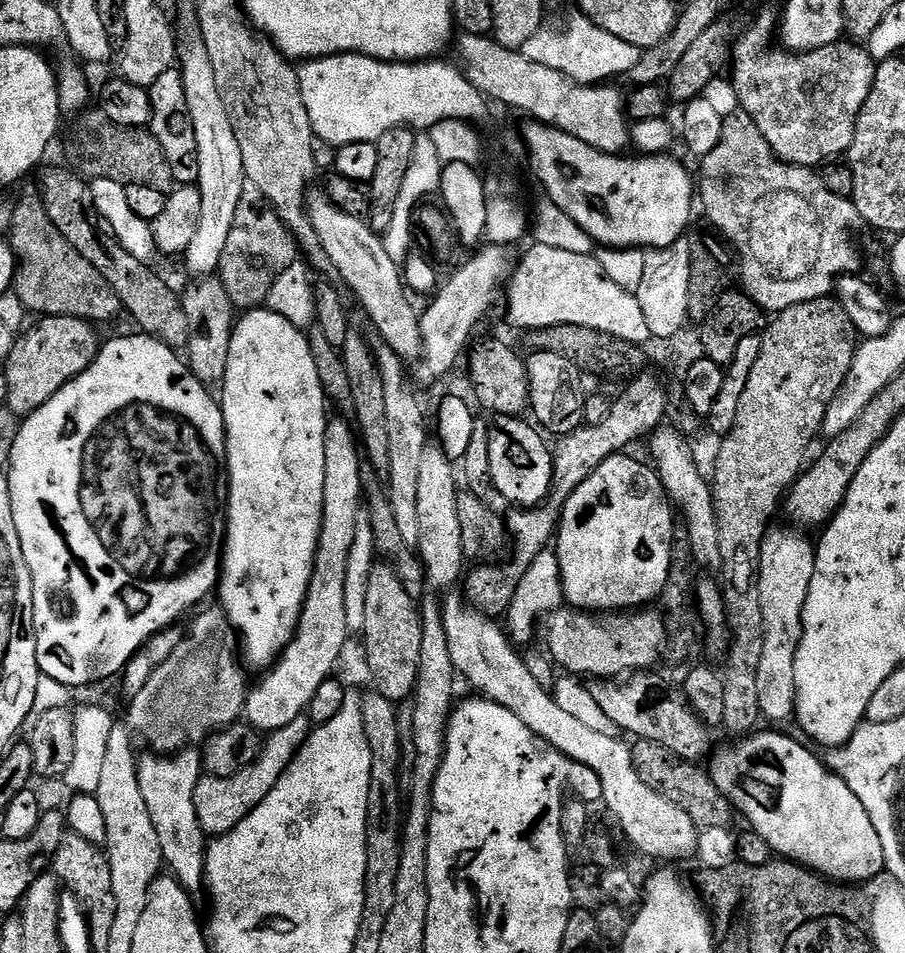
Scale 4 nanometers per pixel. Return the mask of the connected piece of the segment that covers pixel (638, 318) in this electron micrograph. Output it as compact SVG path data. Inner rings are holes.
M538 243L531 247L521 260L519 257L507 285L508 320L514 327L531 330L546 326L590 326L590 330L602 330L602 334L641 346L653 339L636 295L622 290L618 282L610 282L595 255L570 254Z

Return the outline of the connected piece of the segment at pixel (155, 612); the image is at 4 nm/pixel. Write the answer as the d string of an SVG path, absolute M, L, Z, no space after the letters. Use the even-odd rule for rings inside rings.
M145 334L120 336L103 345L96 361L85 372L78 374L46 406L23 417L14 454L6 468L14 526L22 542L22 554L32 575L34 590L34 622L36 623L36 657L41 673L55 682L77 690L83 684L96 684L99 680L119 677L132 657L144 643L164 629L173 627L183 612L188 612L199 600L213 595L219 585L226 535L226 509L228 507L228 435L224 433L224 413L221 405L211 396L209 385L194 376L189 365L180 360L175 351L160 340ZM61 596L72 603L69 612L56 605Z

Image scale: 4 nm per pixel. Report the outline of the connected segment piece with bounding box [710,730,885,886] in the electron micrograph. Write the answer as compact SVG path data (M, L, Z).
M757 730L737 739L729 748L717 747L710 756L714 786L722 790L739 815L741 812L752 823L751 831L762 834L777 857L801 864L816 875L845 886L855 886L885 871L882 841L853 790L826 767L820 756L811 752L813 749L807 743L799 744L794 737L780 732L764 731Z

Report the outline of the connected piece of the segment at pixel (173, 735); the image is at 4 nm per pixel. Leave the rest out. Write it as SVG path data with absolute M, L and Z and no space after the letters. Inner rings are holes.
M223 607L208 608L192 624L180 645L154 670L146 686L131 697L128 708L128 724L149 744L156 754L175 754L189 746L200 746L209 736L231 728L245 715L250 683L244 677L245 665L242 663L242 645L236 628Z

